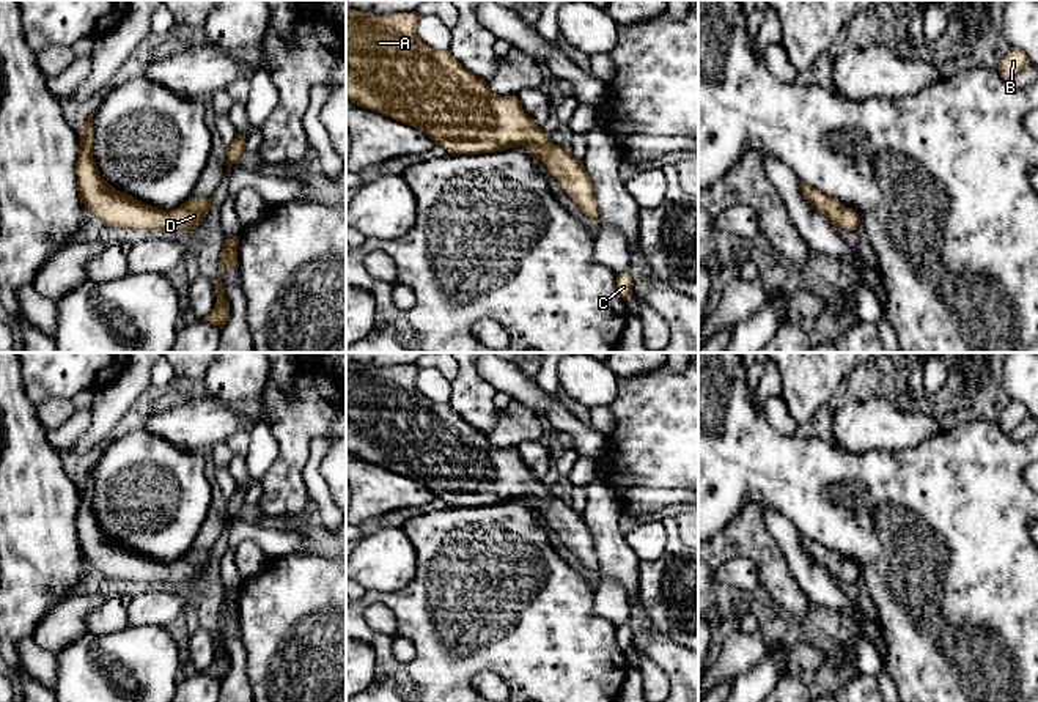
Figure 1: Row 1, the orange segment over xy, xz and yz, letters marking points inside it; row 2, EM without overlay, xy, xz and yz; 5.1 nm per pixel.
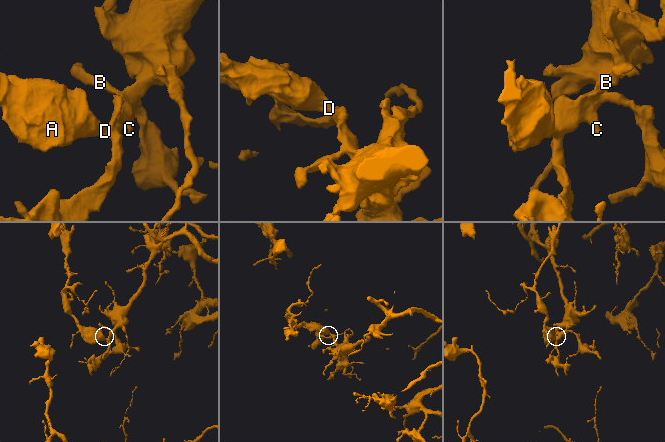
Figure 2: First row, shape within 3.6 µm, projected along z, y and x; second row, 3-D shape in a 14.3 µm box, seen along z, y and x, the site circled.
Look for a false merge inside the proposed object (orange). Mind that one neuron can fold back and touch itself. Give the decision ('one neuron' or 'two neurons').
one neuron

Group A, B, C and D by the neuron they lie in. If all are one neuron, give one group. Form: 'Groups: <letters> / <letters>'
Groups: A B C D

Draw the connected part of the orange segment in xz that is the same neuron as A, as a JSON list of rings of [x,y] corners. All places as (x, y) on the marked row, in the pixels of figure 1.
[[[346,8],[346,99],[423,131],[450,154],[480,154],[525,146],[577,203],[598,219],[594,186],[582,161],[549,140],[519,104],[517,96],[500,96],[488,82],[464,68],[450,50],[436,50],[417,35],[418,13],[379,16]]]

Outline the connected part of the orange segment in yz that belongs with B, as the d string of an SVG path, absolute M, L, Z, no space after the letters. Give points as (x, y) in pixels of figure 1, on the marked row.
M1010 47L1003 60L1000 61L997 71L1005 82L1011 82L1013 77L1027 68L1030 63L1029 55L1018 47Z

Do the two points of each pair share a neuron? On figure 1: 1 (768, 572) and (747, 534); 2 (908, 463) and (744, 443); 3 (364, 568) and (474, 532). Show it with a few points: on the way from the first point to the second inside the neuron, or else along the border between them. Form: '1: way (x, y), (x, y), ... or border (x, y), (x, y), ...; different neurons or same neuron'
1: way (768, 562), (766, 554), (755, 543); same neuron
2: way (867, 469), (785, 469); same neuron
3: border (401, 528), (414, 548), (414, 576), (404, 587); different neurons

